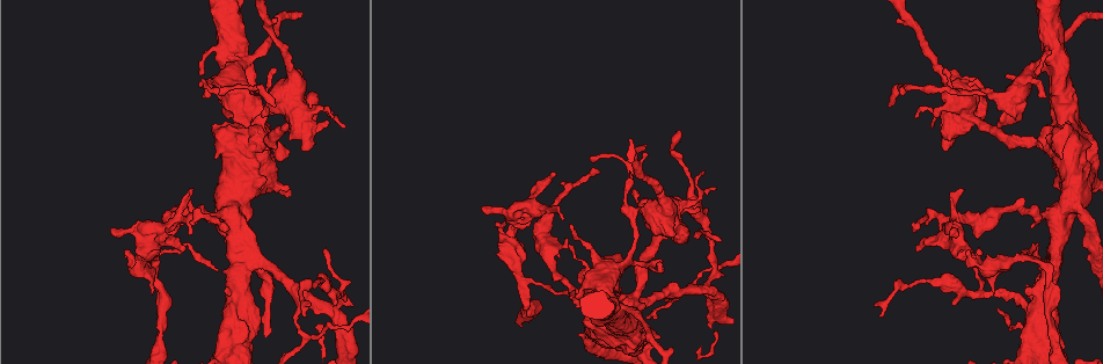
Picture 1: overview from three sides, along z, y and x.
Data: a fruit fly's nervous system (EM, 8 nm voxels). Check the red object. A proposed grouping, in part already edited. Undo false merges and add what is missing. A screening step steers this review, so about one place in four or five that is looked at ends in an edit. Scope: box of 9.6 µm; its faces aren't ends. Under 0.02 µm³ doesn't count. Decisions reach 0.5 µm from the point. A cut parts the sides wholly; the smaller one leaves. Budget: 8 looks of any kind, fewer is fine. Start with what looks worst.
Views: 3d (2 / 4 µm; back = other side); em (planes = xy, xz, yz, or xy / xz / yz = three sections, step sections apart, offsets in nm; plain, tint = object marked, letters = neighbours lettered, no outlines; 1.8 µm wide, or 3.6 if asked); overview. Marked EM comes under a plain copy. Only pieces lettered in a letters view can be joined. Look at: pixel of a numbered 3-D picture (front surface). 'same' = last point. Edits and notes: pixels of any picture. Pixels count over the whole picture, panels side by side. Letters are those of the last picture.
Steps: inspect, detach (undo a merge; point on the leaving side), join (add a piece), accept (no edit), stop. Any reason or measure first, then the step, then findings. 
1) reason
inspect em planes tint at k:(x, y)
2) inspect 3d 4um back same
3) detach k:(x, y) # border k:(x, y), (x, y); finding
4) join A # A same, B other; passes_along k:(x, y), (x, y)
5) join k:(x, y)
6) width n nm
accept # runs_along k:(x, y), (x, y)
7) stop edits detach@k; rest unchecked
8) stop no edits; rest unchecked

calibre changes
inspect 3d 4um at 1:(253, 144)

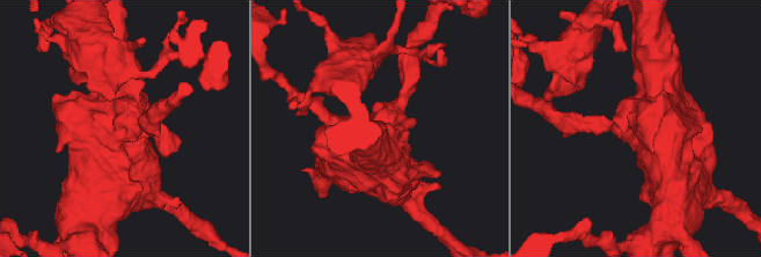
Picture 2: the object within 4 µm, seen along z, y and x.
inspect em 3.6um planes letters at 2:(124, 124)

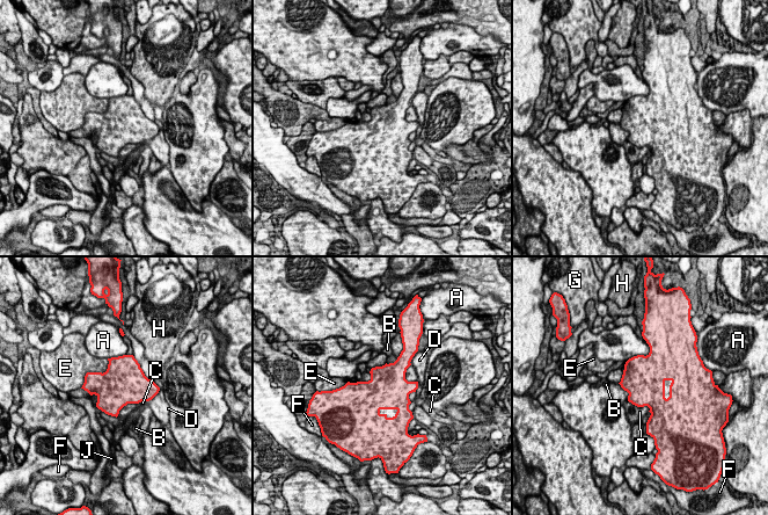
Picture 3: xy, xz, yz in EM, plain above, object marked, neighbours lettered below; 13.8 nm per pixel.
width 600 nm
accept # A other, B other, C other, D other, E other, F other, G other, H other, J other; border 3:(109, 361), (83, 383); all the same cell

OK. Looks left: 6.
a narrow waist
inspect 3d 4um at 1:(616, 308)

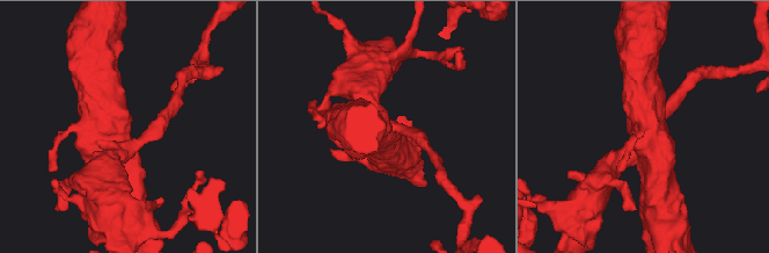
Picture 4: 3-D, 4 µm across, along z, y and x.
inspect em 3.6um planes letters at 4:(130, 144)

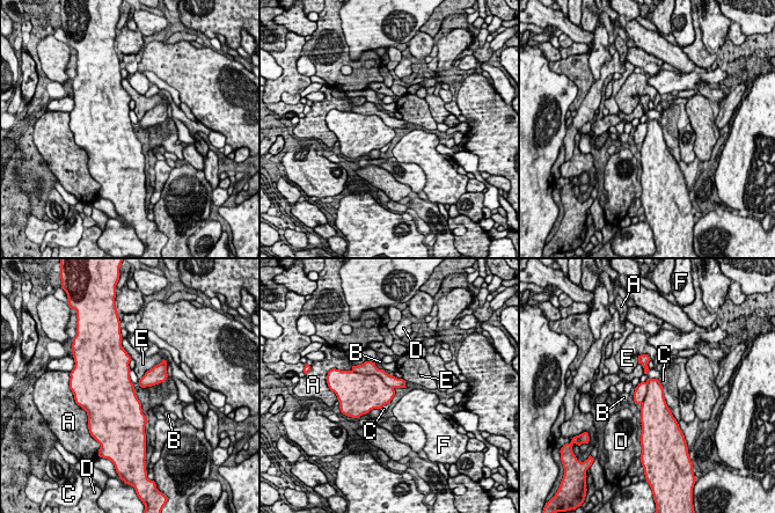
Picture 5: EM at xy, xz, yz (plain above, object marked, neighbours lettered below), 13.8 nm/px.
detach 5:(368, 367) # A other, B other, C other, D other, E other, F other; a second cell is stuck on

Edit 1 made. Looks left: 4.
redraw
inspect overview

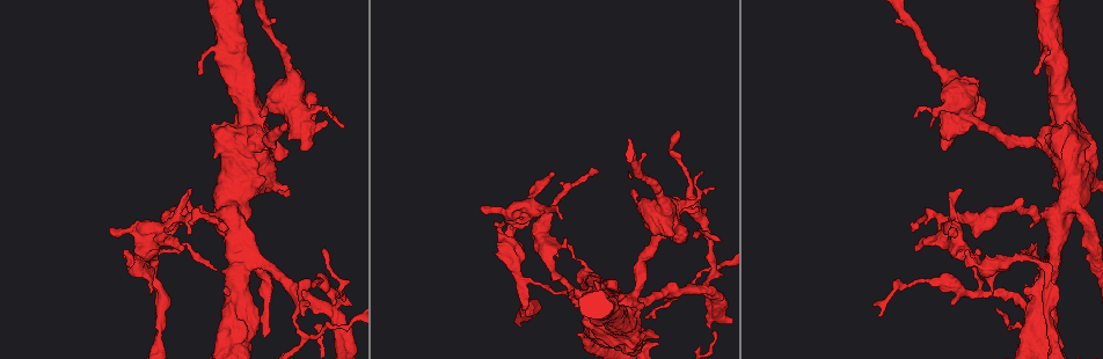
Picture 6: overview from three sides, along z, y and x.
abrupt turn
inspect 3d 4um at 6:(956, 219)

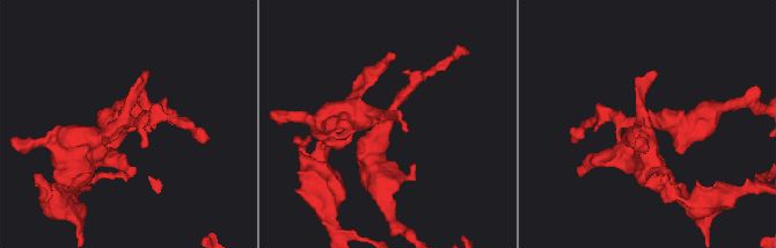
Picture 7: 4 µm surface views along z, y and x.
inspect em planes letters at 7:(380, 123)

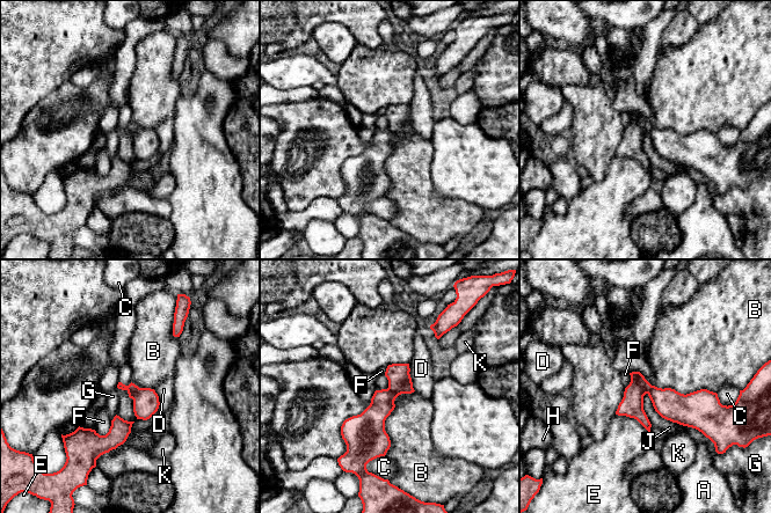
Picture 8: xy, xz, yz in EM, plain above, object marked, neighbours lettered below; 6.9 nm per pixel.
longest_contact B 500 nm
detach 8:(397, 374) # A other, B other, C other, D other, E other, F other, G other, H other, J other, K other; border 8:(409, 374), (397, 389), (387, 389); a second cell is stuck on

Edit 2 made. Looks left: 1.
stop edits detach@5, detach@8; rest unchecked

